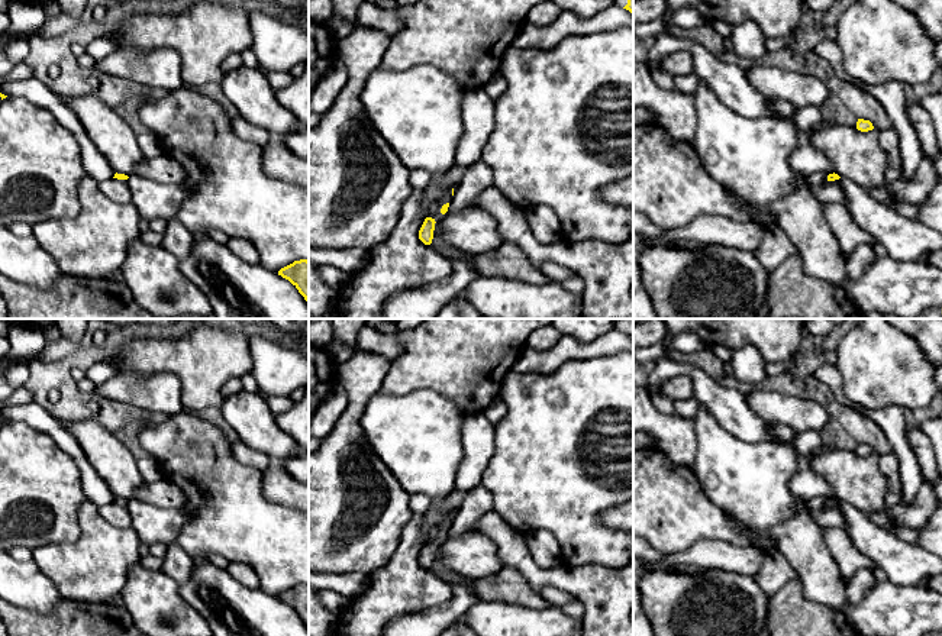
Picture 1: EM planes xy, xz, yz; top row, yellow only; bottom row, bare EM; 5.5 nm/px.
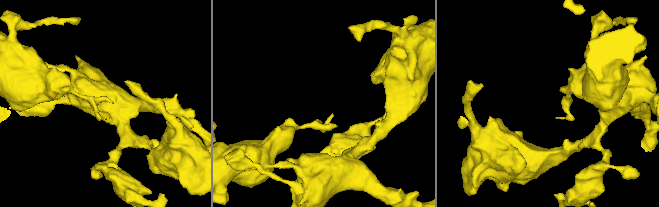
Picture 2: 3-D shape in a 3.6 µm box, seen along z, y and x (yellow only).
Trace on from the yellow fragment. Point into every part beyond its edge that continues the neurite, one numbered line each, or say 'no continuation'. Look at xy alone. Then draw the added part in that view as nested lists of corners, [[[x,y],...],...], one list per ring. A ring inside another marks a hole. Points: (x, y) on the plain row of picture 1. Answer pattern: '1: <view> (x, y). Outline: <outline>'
no continuation

